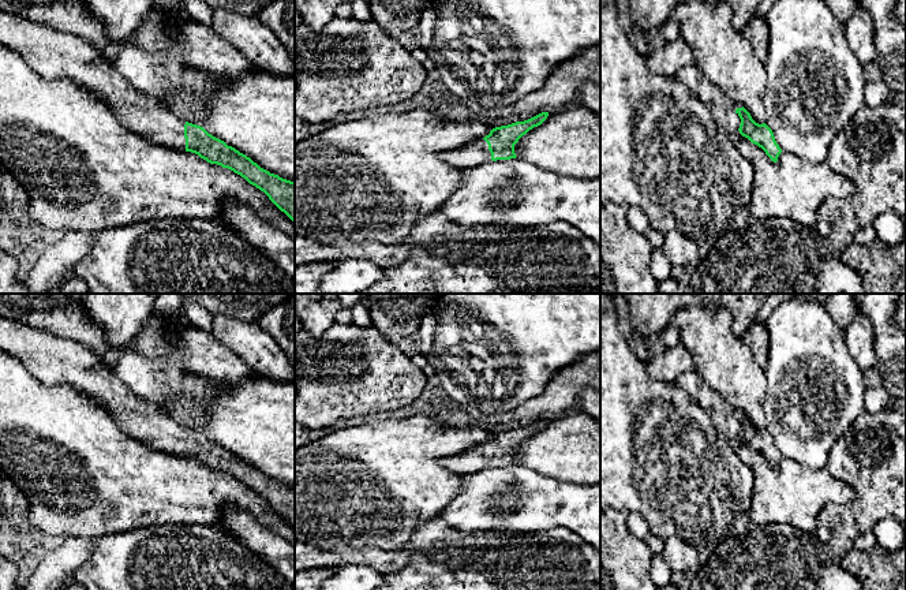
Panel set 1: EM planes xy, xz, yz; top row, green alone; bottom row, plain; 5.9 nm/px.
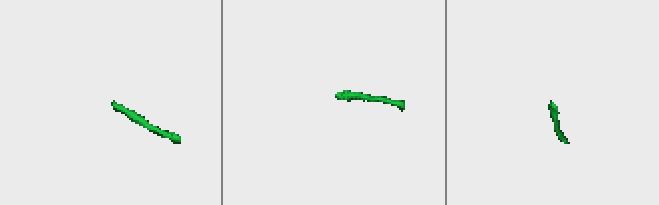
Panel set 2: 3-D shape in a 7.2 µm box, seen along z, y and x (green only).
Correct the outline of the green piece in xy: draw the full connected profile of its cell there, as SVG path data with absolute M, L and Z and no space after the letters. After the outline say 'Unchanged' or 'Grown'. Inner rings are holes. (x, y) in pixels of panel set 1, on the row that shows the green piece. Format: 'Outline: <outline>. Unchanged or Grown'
Outline: M0 11L0 44L18 53L40 75L64 76L96 93L130 130L240 175L295 223L295 182L270 173L203 127L177 117L132 89L87 40Z. Grown

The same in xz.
Outline: M542 112L524 122L495 127L484 138L476 139L458 149L443 152L439 154L439 158L460 169L483 165L491 160L516 158L514 145L529 130L540 126L547 116L549 112Z. Grown

